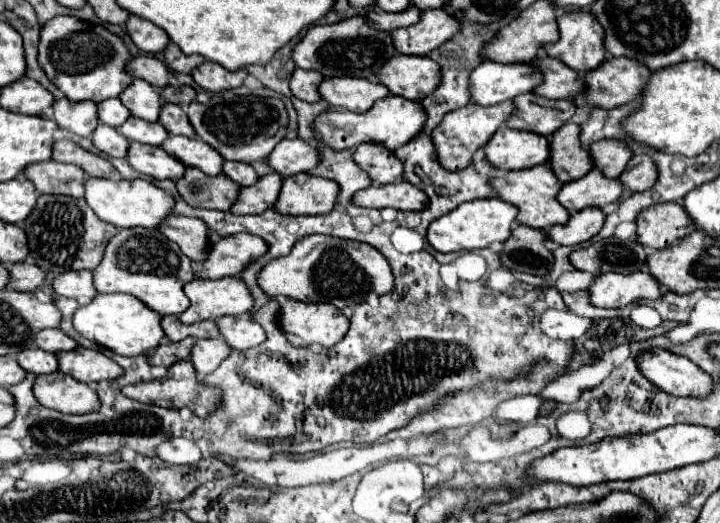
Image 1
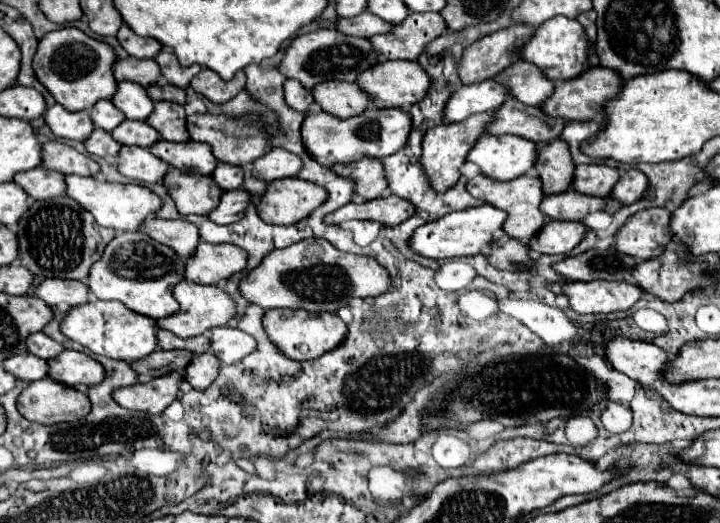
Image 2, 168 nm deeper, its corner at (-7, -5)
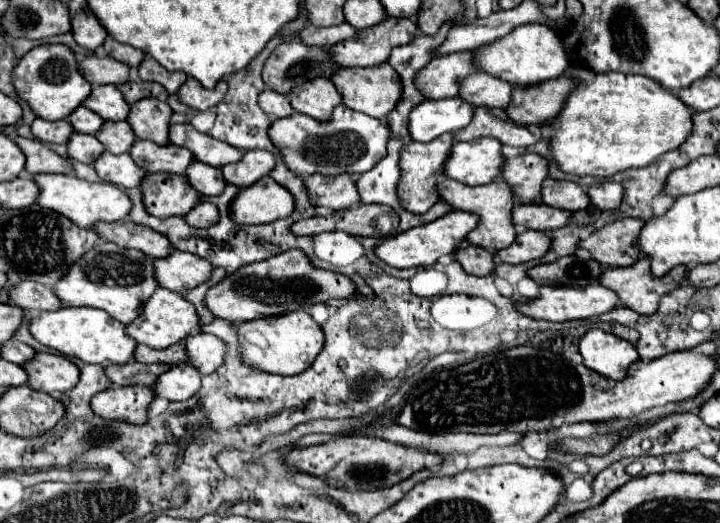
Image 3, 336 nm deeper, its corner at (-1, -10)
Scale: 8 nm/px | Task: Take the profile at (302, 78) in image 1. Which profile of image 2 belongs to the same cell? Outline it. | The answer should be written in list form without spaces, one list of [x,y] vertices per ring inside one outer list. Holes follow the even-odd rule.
[[[287,80],[283,88],[285,88],[285,100],[293,110],[307,112],[307,108],[313,104],[313,94],[297,80]]]

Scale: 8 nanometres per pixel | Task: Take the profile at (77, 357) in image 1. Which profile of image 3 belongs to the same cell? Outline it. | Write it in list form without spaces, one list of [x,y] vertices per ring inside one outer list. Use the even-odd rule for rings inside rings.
[[[37,353],[21,367],[27,373],[31,389],[49,393],[55,399],[77,385],[77,367],[63,355]]]

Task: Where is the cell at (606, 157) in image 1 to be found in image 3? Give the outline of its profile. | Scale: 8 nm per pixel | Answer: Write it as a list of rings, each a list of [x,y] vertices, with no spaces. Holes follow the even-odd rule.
[[[545,179],[541,185],[541,201],[549,207],[557,207],[563,211],[581,211],[589,205],[589,197],[585,195],[585,189],[571,181],[555,181]]]

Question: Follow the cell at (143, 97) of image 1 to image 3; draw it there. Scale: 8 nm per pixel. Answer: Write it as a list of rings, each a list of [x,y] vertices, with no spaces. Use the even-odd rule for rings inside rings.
[[[99,85],[95,87],[89,97],[83,101],[87,109],[97,113],[101,119],[123,121],[129,113],[129,105],[125,103],[121,91],[115,85]]]

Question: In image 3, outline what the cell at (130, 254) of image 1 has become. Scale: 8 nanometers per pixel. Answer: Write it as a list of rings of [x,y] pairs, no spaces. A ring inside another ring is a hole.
[[[97,239],[95,245],[69,267],[67,275],[57,281],[53,293],[63,305],[87,305],[103,309],[113,319],[127,325],[137,317],[137,311],[141,311],[141,303],[145,303],[145,299],[149,299],[155,289],[157,281],[153,279],[153,259],[141,255],[141,251],[123,249],[115,243]]]

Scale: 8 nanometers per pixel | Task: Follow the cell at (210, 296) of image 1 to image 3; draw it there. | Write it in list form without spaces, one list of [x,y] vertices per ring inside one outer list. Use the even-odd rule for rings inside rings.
[[[159,289],[155,291],[139,311],[139,317],[125,327],[125,333],[135,339],[137,343],[143,343],[153,349],[167,349],[179,341],[183,341],[193,329],[199,329],[199,319],[189,301],[183,299],[183,295],[177,295],[175,291]]]

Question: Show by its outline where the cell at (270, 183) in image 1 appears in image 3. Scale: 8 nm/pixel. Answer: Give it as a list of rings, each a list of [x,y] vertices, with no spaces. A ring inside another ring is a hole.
[[[201,201],[183,219],[191,227],[209,227],[209,225],[217,223],[217,207],[209,201]]]

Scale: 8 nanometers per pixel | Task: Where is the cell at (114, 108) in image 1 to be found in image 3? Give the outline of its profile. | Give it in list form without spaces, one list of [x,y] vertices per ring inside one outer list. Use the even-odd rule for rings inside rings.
[[[79,105],[77,111],[73,111],[73,115],[69,113],[67,121],[73,123],[73,131],[77,131],[77,133],[95,133],[97,127],[101,127],[101,123],[103,123],[101,117],[93,115],[93,113],[91,113],[87,107],[83,107],[83,105]]]

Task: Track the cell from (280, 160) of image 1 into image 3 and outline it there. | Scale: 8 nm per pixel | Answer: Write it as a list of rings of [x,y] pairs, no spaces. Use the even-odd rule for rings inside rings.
[[[249,149],[237,163],[229,163],[221,167],[221,173],[225,183],[237,185],[237,187],[249,187],[251,183],[269,175],[273,165],[275,165],[275,159],[269,151]]]

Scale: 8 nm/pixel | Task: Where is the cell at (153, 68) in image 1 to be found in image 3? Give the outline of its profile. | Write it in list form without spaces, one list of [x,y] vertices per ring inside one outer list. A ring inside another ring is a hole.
[[[89,55],[77,63],[77,69],[93,87],[107,85],[107,83],[119,85],[131,79],[131,73],[129,73],[131,69],[125,67],[125,63],[117,63],[115,59],[109,59],[107,55]]]

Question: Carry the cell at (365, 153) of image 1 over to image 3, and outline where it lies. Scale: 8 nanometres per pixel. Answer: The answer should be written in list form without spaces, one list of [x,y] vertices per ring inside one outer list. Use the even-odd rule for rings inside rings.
[[[341,173],[335,177],[309,175],[303,179],[303,185],[309,193],[311,203],[317,207],[329,207],[333,211],[339,211],[359,203],[357,187],[347,173]]]

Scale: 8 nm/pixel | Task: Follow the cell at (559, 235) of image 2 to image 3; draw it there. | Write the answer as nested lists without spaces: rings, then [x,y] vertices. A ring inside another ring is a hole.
[[[527,229],[515,237],[511,247],[495,251],[495,255],[503,263],[517,265],[517,263],[527,263],[527,261],[539,259],[541,255],[545,255],[547,249],[549,249],[549,237],[543,231]]]

